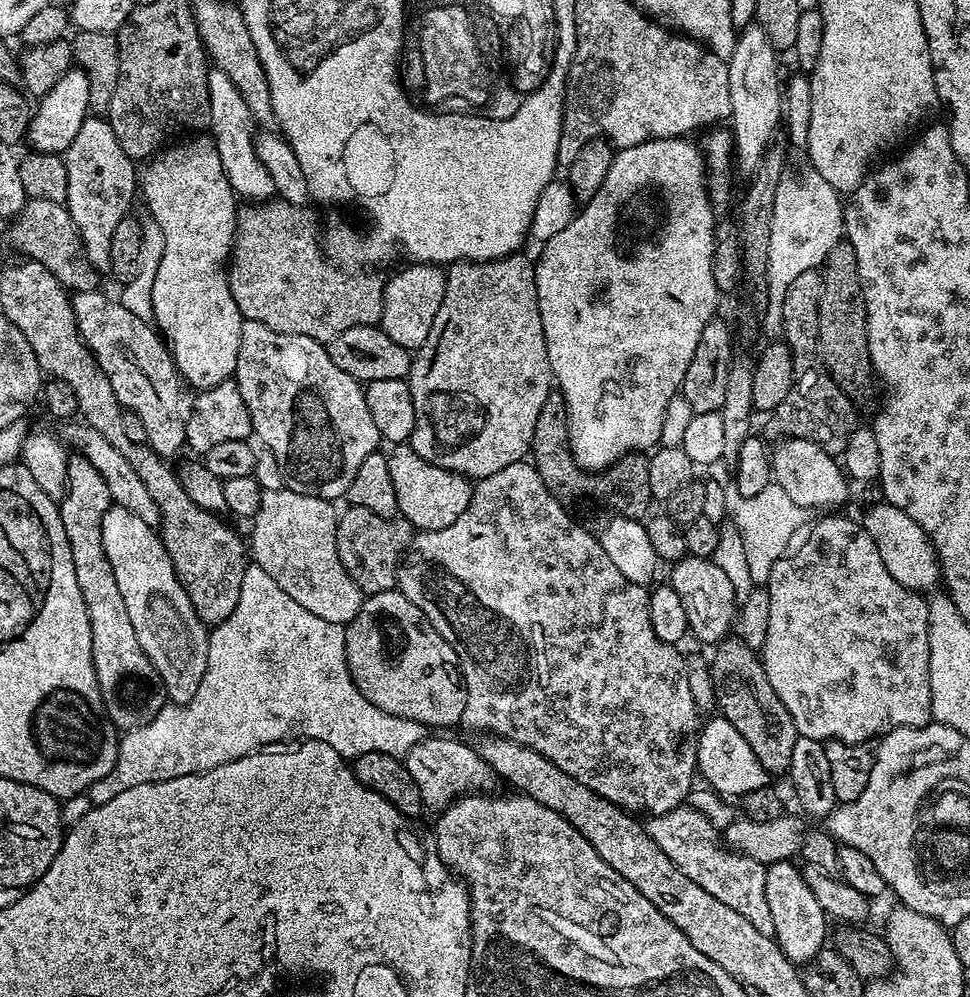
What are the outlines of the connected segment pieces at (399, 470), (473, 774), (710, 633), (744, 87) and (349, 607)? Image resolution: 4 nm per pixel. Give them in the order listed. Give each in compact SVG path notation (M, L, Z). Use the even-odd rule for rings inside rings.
M411 443L391 445L387 458L390 479L394 481L394 494L398 498L398 513L412 523L413 529L421 532L442 530L450 526L450 522L455 522L466 506L470 506L473 481L456 472L442 470L442 466L434 466L434 462L426 462L426 458L412 449Z
M432 734L418 746L414 746L402 757L406 770L410 770L410 778L418 785L418 794L422 798L425 809L443 810L453 800L465 794L480 794L494 781L492 767L489 766L471 743L463 744L460 740L447 740L447 735Z
M685 555L671 565L670 583L678 590L678 598L682 598L682 606L686 609L689 633L697 636L704 644L715 646L733 631L737 618L738 596L728 572L712 558L698 558Z
M753 22L739 29L734 46L734 54L726 62L730 74L730 131L735 144L734 160L745 174L751 174L762 162L762 154L773 140L777 139L776 127L782 124L782 76L780 80L780 64L776 48L766 38L760 25Z
M286 487L261 491L260 505L250 520L250 556L298 606L306 606L310 614L318 614L318 618L326 618L326 622L347 626L354 614L358 614L365 593L360 591L358 582L346 574L346 566L342 566L342 558L338 558L336 507L333 501L298 494Z

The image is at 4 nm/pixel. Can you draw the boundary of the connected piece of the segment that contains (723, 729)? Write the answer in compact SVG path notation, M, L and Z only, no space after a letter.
M715 715L705 727L701 727L696 738L697 771L712 790L726 798L742 798L746 793L767 787L770 773L762 766L746 743L746 738L730 725L728 719Z

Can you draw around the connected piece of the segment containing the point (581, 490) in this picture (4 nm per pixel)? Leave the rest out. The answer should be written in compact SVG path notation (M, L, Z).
M558 390L552 391L542 402L538 423L534 426L534 438L530 449L531 463L535 464L546 490L561 502L584 500L589 496L621 516L640 518L654 497L650 490L650 462L644 452L627 452L620 460L615 460L603 472L585 472L576 465L574 454L568 441L568 412L564 408L564 396Z

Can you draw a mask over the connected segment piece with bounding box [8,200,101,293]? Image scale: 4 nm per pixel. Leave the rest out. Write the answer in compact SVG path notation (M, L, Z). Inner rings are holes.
M28 200L24 209L11 221L8 228L8 240L21 253L21 257L42 262L65 290L95 292L101 287L101 277L84 256L84 247L80 241L80 231L74 226L67 207L58 202Z

